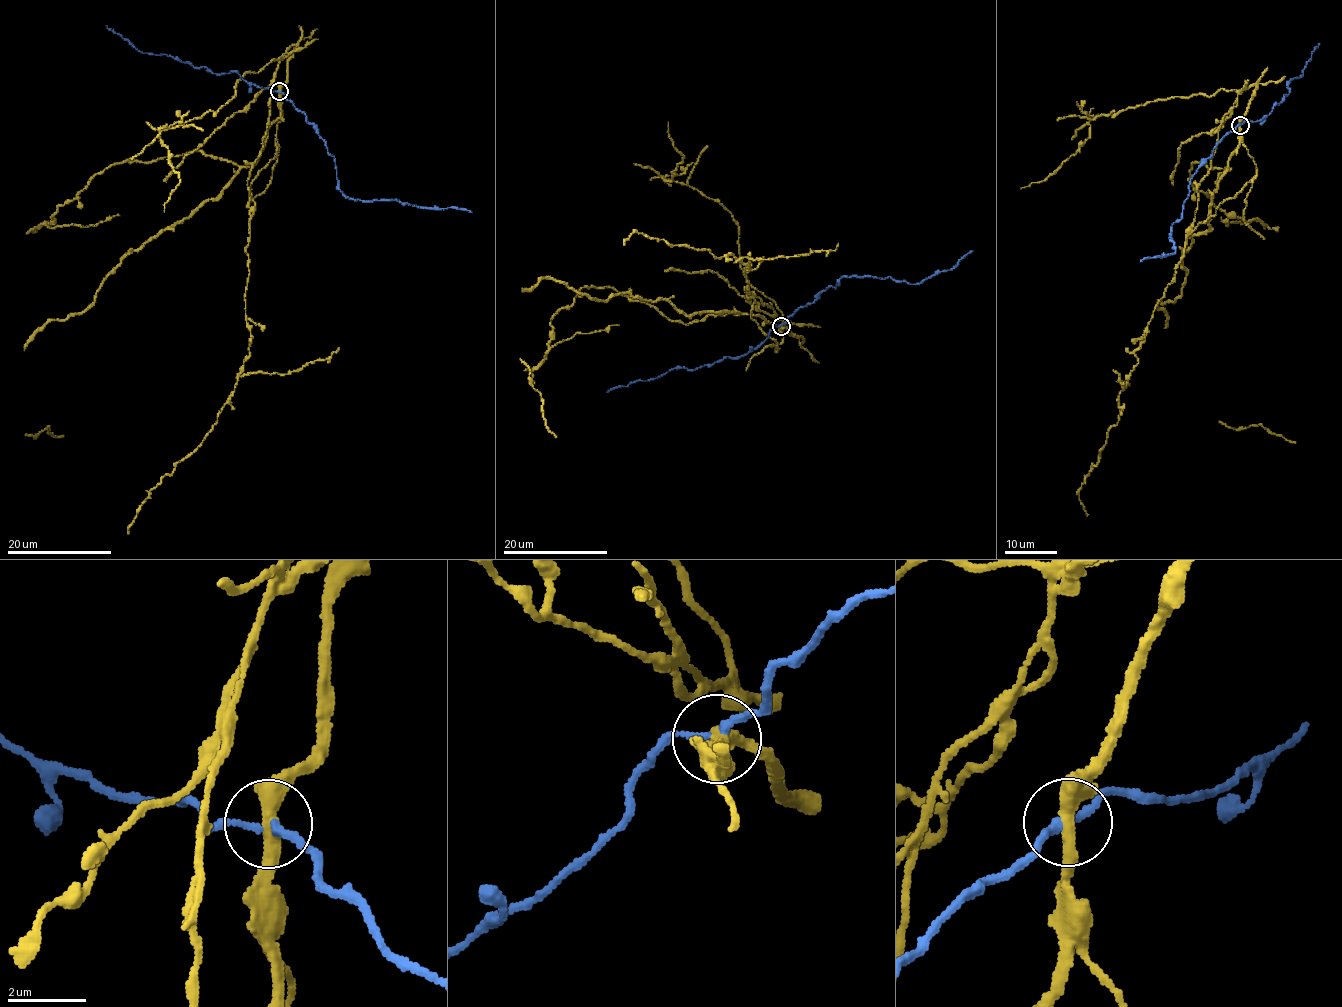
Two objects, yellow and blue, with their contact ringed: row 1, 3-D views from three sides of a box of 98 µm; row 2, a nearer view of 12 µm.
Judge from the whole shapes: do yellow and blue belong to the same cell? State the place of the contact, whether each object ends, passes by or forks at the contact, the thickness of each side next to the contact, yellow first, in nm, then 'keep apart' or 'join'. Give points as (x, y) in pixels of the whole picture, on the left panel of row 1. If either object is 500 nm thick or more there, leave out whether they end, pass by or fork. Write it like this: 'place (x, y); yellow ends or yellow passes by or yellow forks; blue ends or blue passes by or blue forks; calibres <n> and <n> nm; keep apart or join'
place (279, 91); yellow passes by; blue passes by; calibres 400 and 180 nm; keep apart

